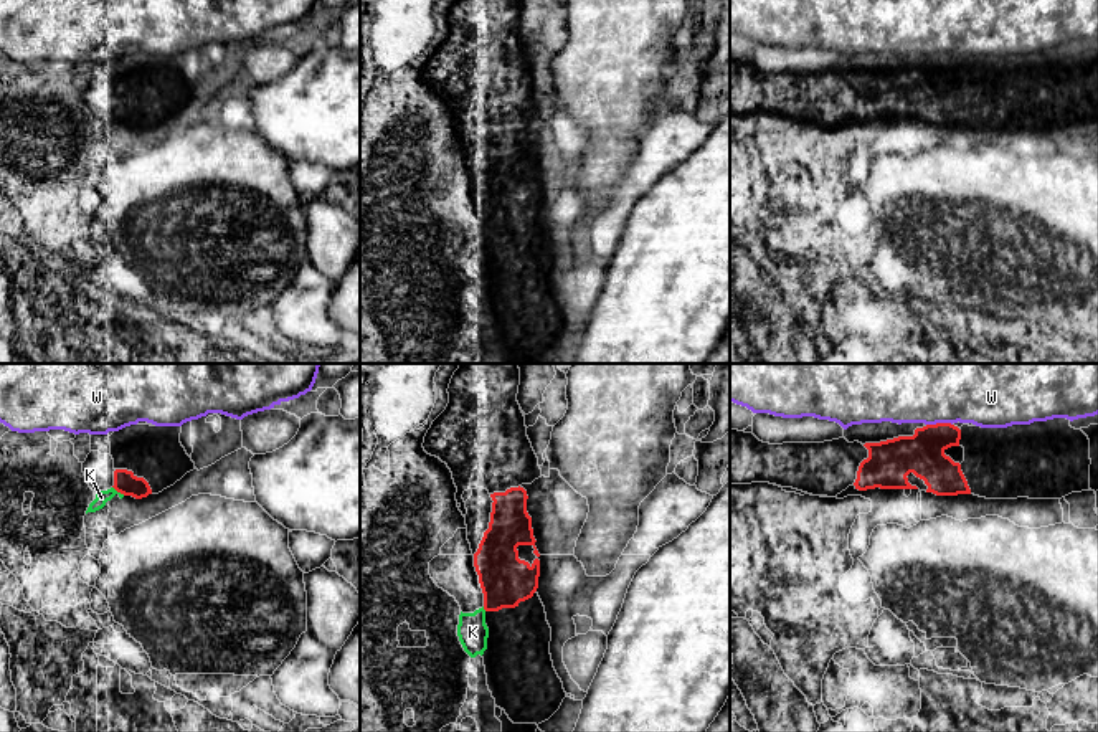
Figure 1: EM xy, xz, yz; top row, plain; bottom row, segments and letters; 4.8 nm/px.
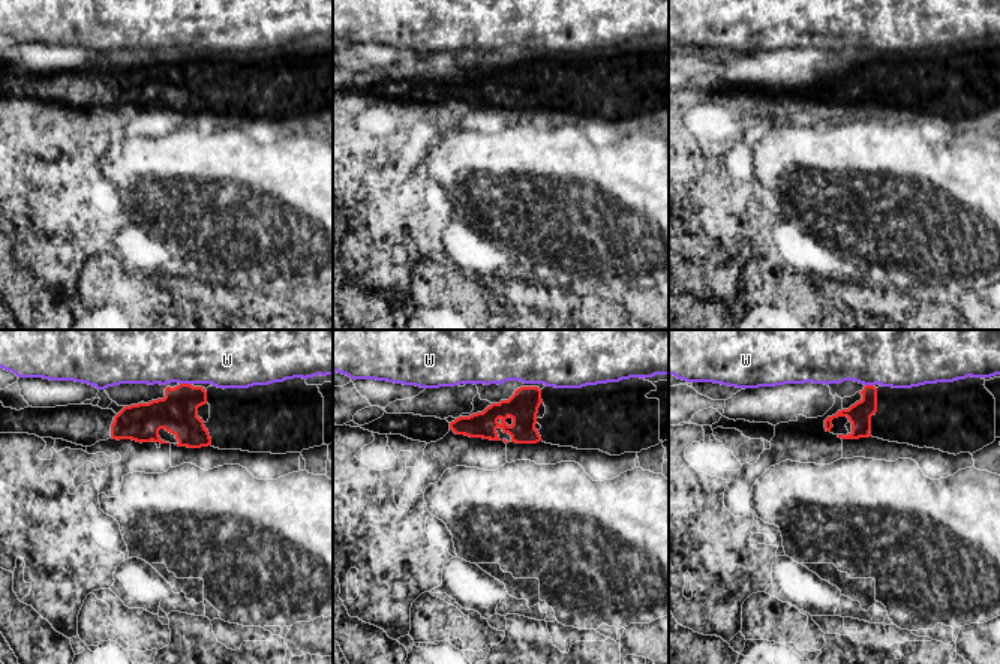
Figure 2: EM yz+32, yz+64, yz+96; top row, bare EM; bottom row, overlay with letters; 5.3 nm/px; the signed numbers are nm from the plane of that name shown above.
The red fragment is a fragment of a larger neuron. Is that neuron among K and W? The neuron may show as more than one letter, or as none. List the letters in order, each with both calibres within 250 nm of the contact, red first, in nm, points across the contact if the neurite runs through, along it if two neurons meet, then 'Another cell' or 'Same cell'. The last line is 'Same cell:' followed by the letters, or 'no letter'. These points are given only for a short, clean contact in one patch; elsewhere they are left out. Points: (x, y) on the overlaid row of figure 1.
K: Thickness 110 nm (red) against 60 nm. Another cell
W: Thickness 200 nm (red) against 500 nm. Another cell
Same cell: no letter

